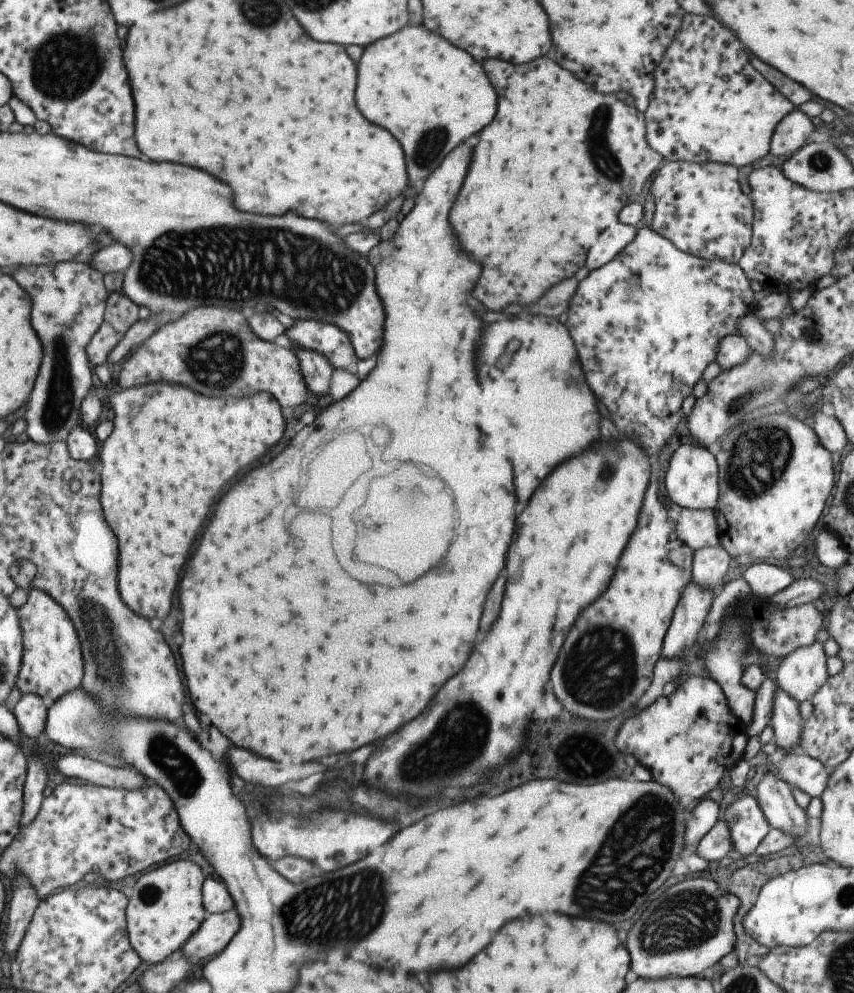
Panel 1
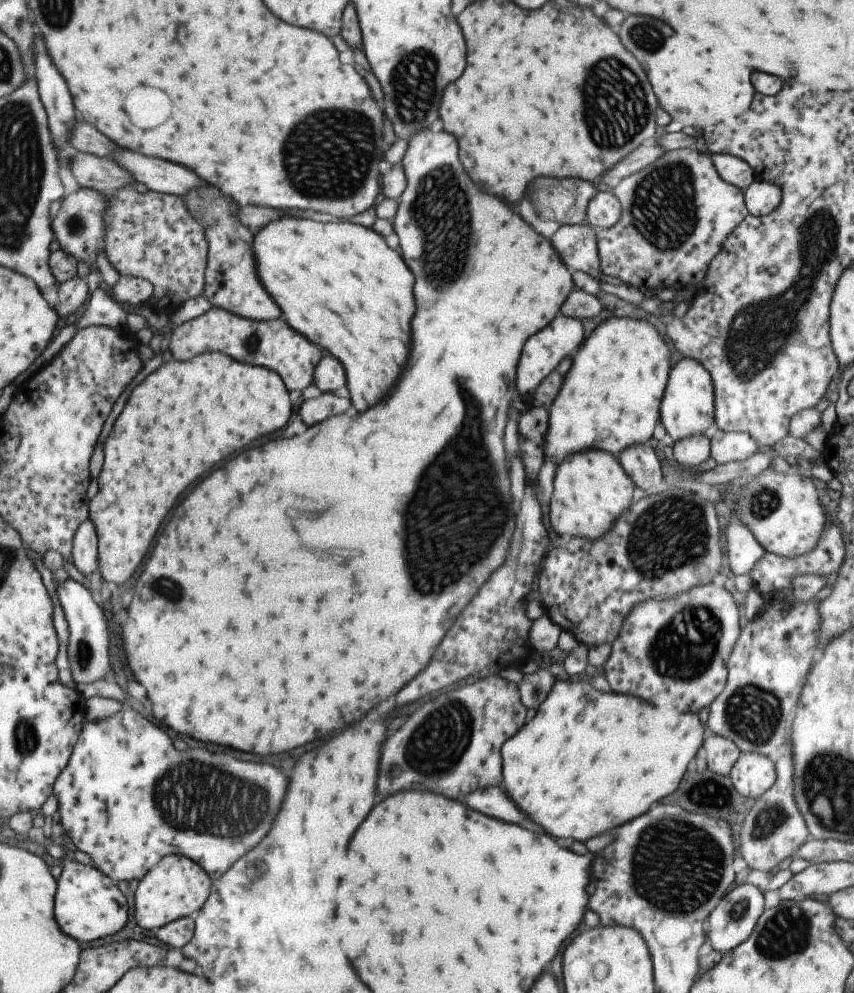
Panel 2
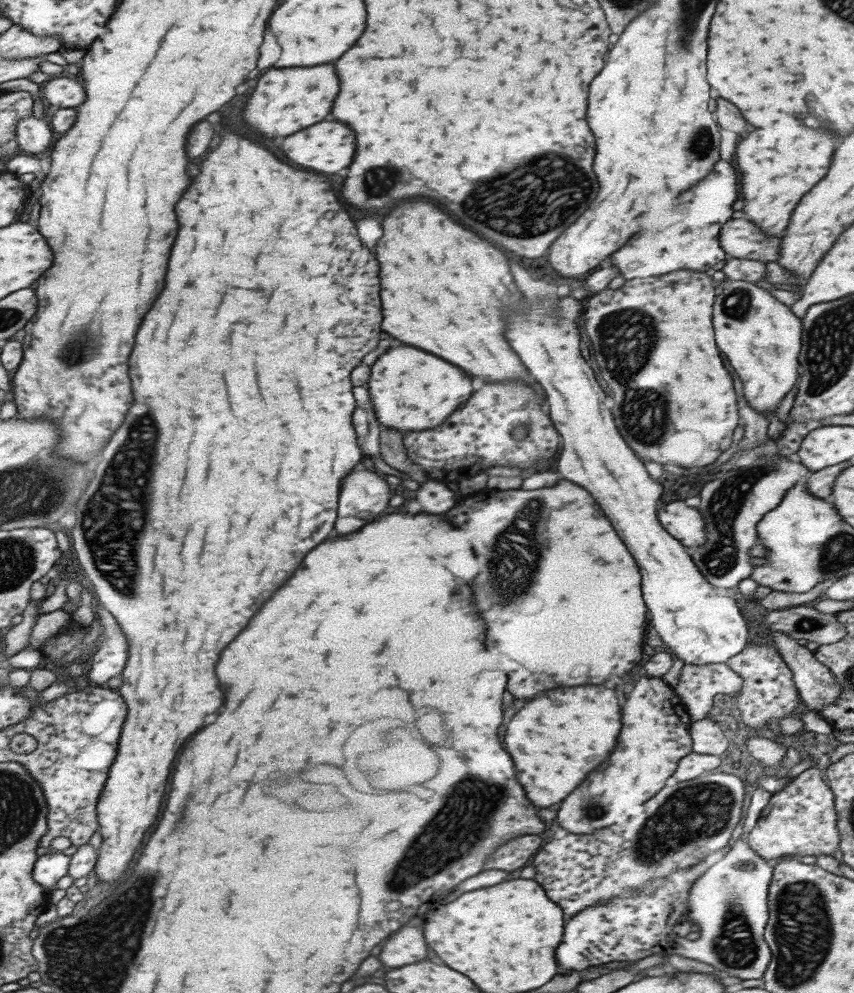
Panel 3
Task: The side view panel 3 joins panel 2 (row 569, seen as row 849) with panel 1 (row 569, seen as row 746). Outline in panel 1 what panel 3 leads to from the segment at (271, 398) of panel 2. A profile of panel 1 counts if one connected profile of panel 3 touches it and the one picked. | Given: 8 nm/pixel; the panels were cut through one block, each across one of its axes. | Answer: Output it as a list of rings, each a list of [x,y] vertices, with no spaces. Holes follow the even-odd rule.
[[[107,364],[93,368],[103,388],[109,390],[109,406],[115,412],[113,432],[99,444],[99,478],[101,496],[99,504],[111,532],[119,542],[117,564],[117,592],[133,614],[147,618],[163,618],[169,610],[169,594],[177,578],[177,570],[185,564],[191,544],[209,516],[209,510],[223,494],[233,478],[247,466],[257,462],[267,448],[279,442],[285,420],[275,396],[257,392],[247,398],[217,398],[201,396],[187,386],[153,382],[135,386],[131,390],[115,392]]]

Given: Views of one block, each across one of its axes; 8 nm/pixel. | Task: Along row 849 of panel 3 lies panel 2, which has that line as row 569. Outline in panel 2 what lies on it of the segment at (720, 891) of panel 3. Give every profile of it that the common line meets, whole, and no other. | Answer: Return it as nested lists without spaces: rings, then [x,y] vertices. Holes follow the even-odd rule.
[[[735,518],[727,526],[725,540],[727,540],[727,562],[735,576],[749,574],[755,562],[759,562],[759,558],[765,554],[765,550],[759,546],[753,534],[747,530],[747,526],[743,526]]]

